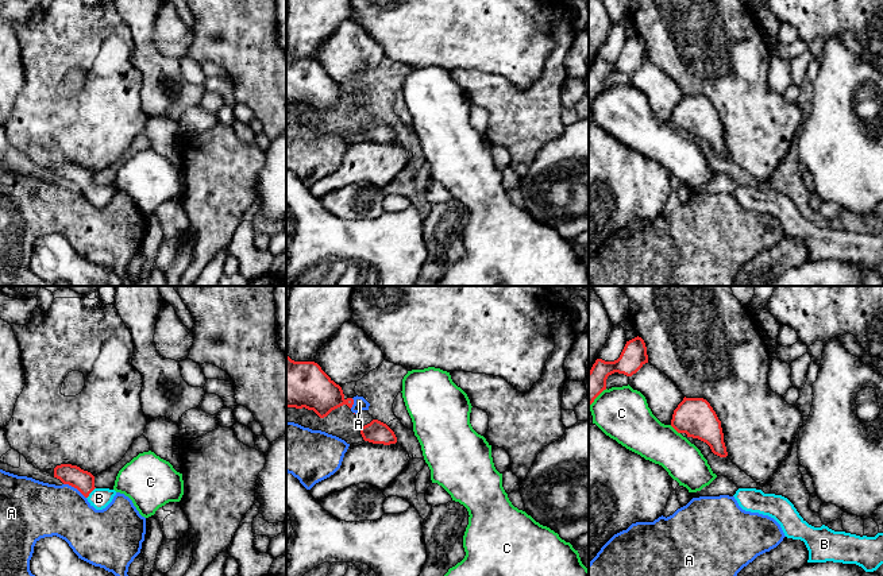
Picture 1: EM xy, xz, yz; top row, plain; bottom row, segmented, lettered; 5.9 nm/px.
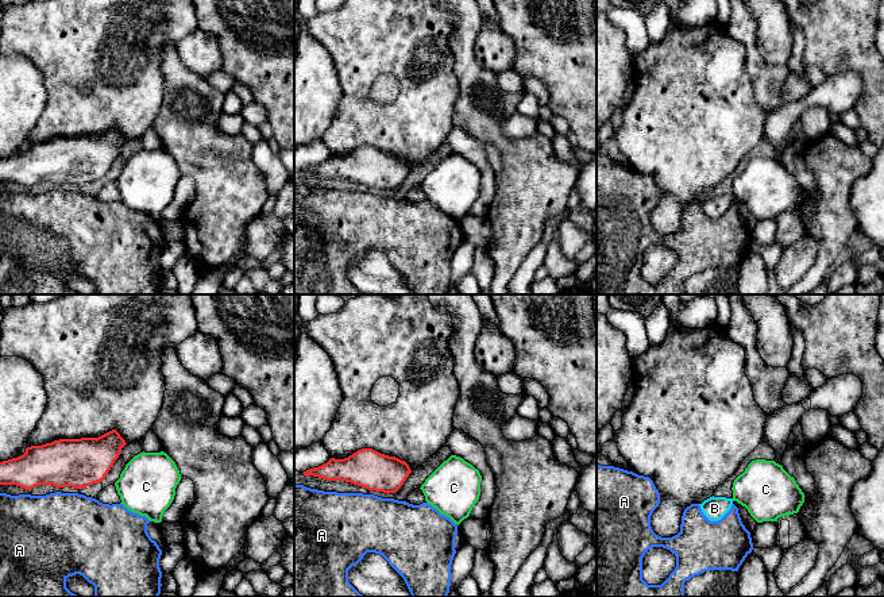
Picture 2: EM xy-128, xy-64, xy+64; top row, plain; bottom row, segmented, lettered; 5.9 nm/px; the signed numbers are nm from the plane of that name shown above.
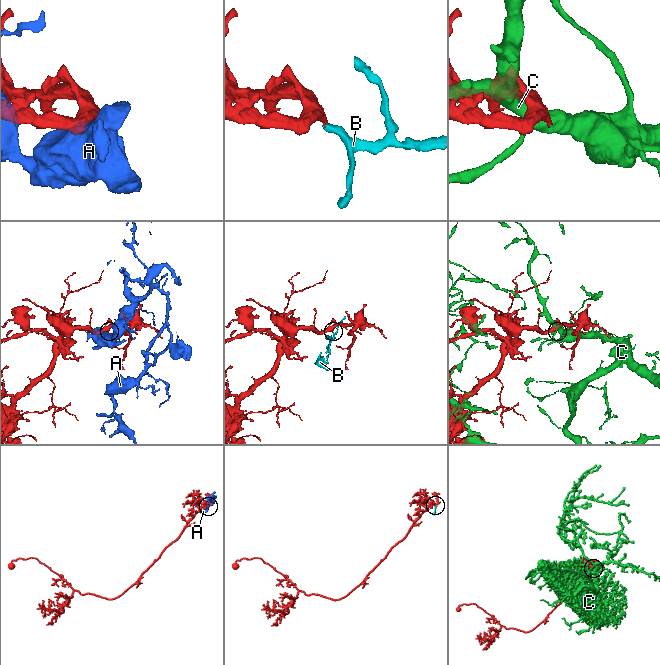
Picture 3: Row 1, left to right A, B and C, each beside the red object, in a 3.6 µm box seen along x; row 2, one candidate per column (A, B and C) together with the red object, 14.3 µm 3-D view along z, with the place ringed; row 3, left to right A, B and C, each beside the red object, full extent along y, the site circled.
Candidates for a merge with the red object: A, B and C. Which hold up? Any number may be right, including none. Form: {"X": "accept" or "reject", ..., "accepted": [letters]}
{"A": "reject", "B": "accept", "C": "reject", "accepted": ["B"]}

